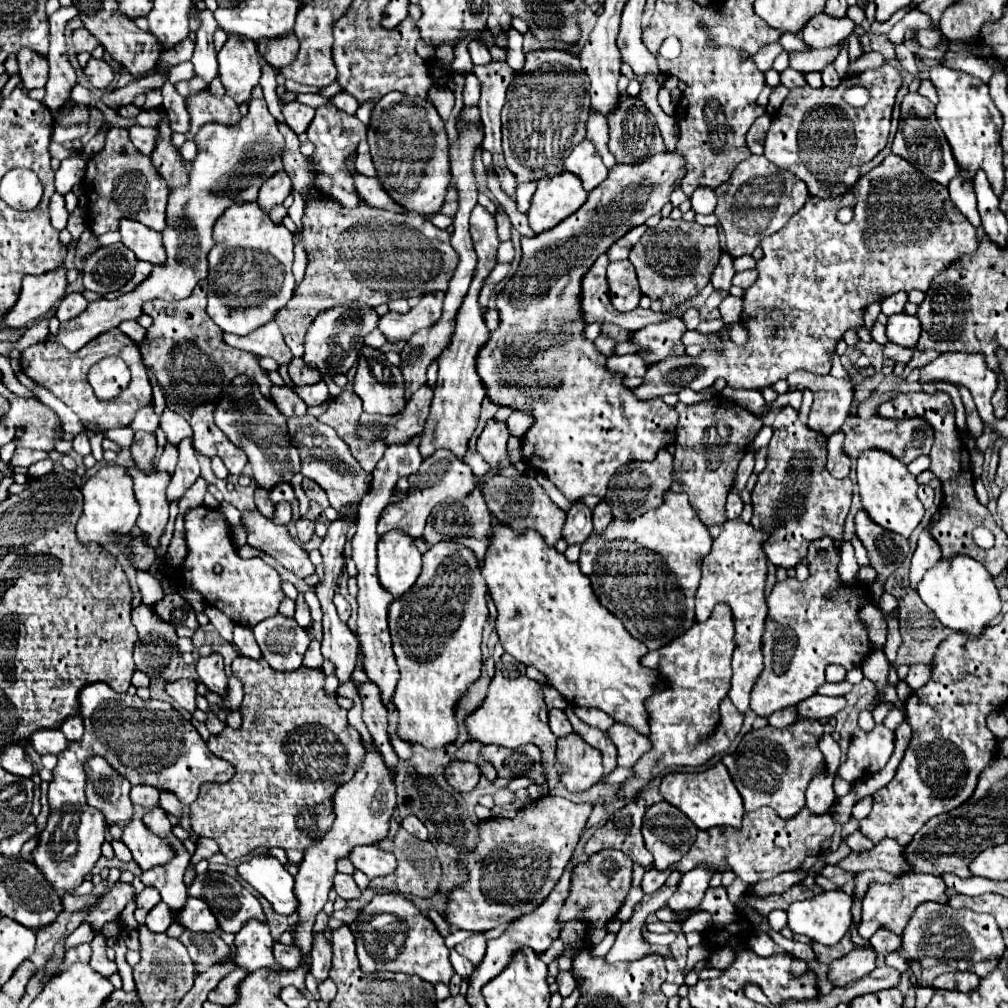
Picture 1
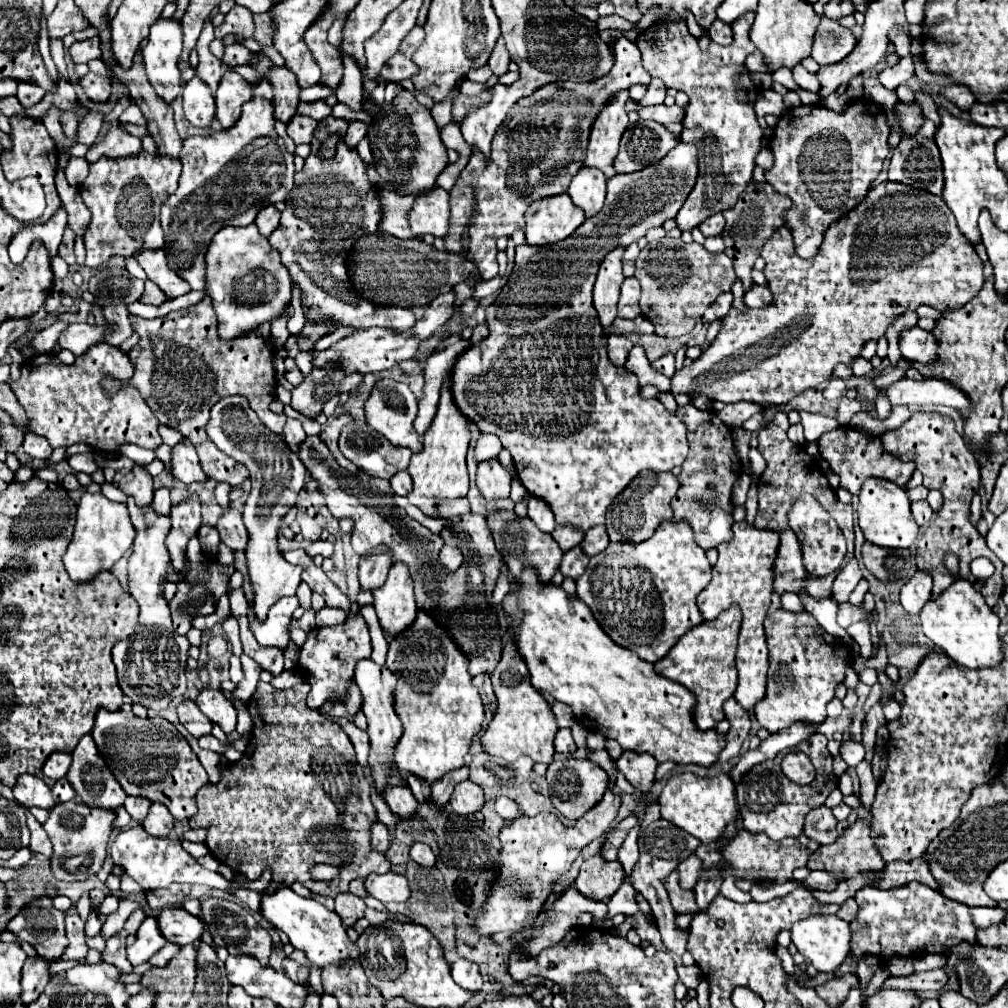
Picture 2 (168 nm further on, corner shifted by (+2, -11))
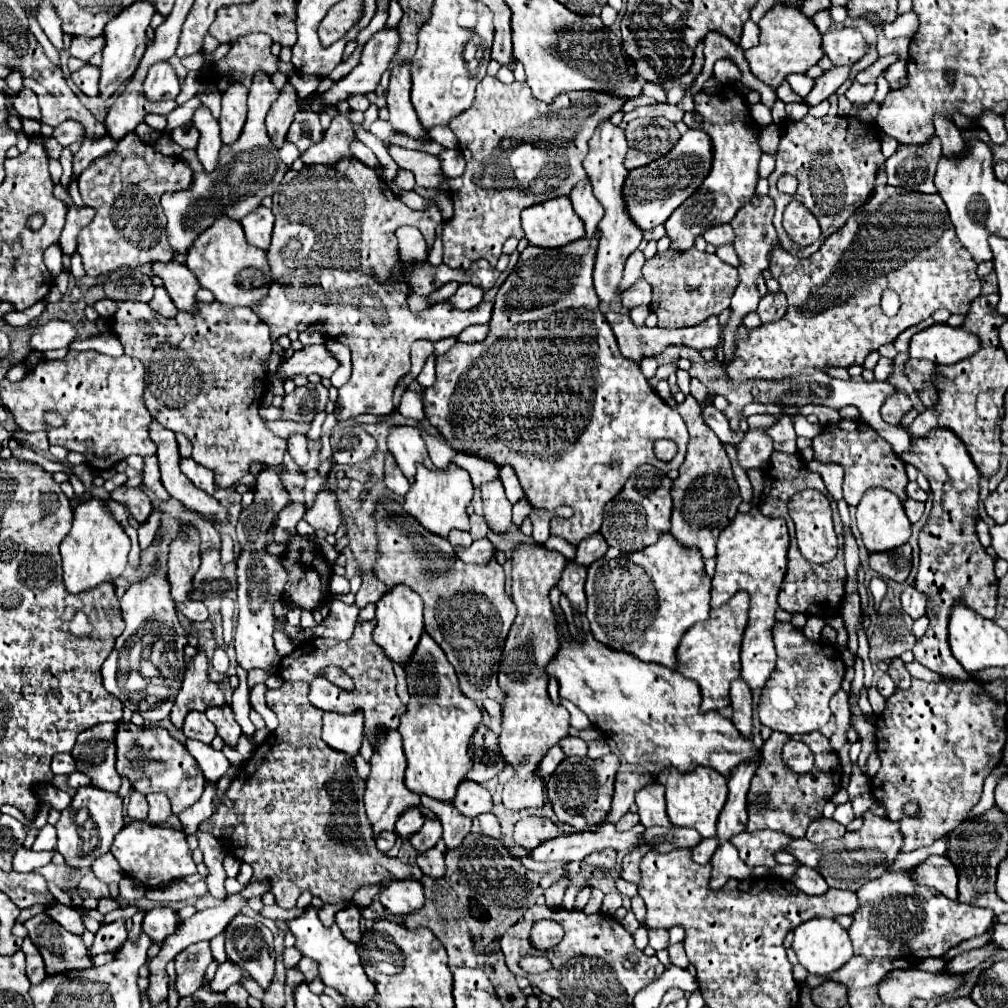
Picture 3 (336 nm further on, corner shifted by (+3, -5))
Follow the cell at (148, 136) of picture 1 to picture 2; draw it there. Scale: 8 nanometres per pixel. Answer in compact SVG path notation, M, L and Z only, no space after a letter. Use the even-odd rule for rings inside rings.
M113 125L107 131L103 141L89 147L85 159L89 163L95 163L103 155L107 155L107 157L129 157L129 155L141 153L141 149L143 149L143 145L141 145L139 137L133 137L133 135L125 133L119 125Z

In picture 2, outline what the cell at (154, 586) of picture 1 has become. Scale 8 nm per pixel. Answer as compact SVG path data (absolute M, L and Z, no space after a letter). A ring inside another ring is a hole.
M83 493L79 505L77 505L77 523L73 539L67 547L67 553L63 557L65 569L73 581L89 581L99 571L111 569L117 559L123 557L123 553L133 545L135 531L127 513L125 503L109 501L103 493Z

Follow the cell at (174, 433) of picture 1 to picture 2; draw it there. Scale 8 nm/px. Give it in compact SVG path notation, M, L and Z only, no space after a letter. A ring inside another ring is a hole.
M183 439L181 443L177 443L171 449L169 467L171 467L173 479L179 479L179 481L183 481L187 485L193 483L193 481L203 483L207 479L207 475L203 473L201 465L199 465L199 457L195 453L195 447L193 447L193 443L189 439Z

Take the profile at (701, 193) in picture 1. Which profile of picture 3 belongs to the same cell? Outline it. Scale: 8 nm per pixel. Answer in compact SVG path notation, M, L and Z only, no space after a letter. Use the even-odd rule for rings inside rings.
M716 225L712 229L708 229L704 233L704 239L714 245L714 247L722 247L722 245L732 245L734 243L734 231L730 225Z

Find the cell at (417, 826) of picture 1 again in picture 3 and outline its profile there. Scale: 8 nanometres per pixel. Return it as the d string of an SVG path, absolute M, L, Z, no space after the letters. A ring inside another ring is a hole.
M432 847L430 851L422 853L416 857L418 867L432 879L440 879L446 873L446 865L444 865L444 853L438 847Z

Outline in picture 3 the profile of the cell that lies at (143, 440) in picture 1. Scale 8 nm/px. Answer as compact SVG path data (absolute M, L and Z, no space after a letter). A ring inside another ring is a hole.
M120 485L120 487L116 487L116 489L112 491L110 499L114 499L114 501L126 505L126 507L130 509L130 511L128 511L130 517L132 517L134 521L138 521L138 523L144 523L144 521L150 517L150 513L152 513L150 499L148 499L148 495L146 495L140 487L128 489L128 487Z

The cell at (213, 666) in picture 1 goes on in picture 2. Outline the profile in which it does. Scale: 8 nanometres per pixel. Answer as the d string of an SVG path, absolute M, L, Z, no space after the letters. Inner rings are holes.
M203 687L197 697L197 705L211 721L219 723L225 733L231 733L235 729L237 713L235 713L233 703L223 695L223 691Z

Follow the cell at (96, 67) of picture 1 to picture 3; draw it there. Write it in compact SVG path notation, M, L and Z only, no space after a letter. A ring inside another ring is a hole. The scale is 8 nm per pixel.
M84 65L80 71L72 73L72 81L88 97L96 97L98 95L98 79L100 79L100 69L94 67L94 65Z

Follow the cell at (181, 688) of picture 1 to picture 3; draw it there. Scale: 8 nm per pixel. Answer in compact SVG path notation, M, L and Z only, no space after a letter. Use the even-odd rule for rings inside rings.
M200 711L188 713L182 731L184 731L184 735L186 735L188 739L198 739L198 741L208 743L208 745L212 743L214 735L216 735L214 725L212 725L212 723L206 719L206 715L200 713Z

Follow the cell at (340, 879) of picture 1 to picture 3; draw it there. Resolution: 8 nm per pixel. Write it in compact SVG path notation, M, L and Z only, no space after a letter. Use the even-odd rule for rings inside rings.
M350 905L348 909L342 909L336 913L336 925L344 933L344 937L352 943L358 943L362 939L360 931L360 907Z

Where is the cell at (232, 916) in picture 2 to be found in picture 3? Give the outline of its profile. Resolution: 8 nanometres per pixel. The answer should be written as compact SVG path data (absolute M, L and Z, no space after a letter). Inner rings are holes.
M236 915L224 933L228 957L246 969L262 989L268 989L274 977L272 933L248 915Z

